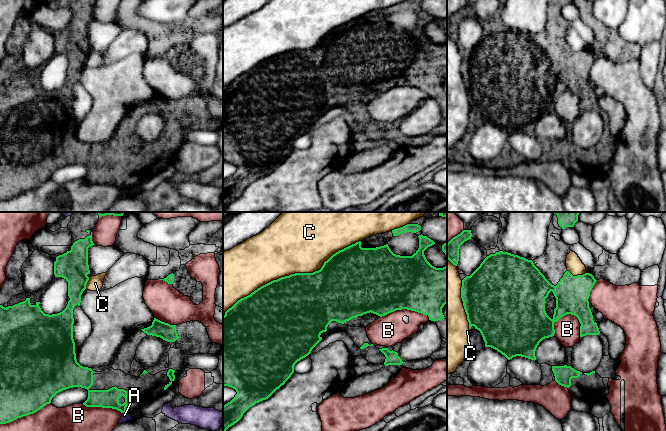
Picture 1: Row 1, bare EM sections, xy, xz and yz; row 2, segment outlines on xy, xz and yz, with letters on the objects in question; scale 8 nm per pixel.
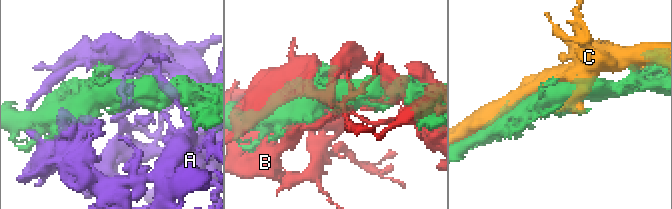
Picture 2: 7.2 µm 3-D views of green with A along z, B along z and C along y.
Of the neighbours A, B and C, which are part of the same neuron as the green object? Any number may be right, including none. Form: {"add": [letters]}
{"add": []}

